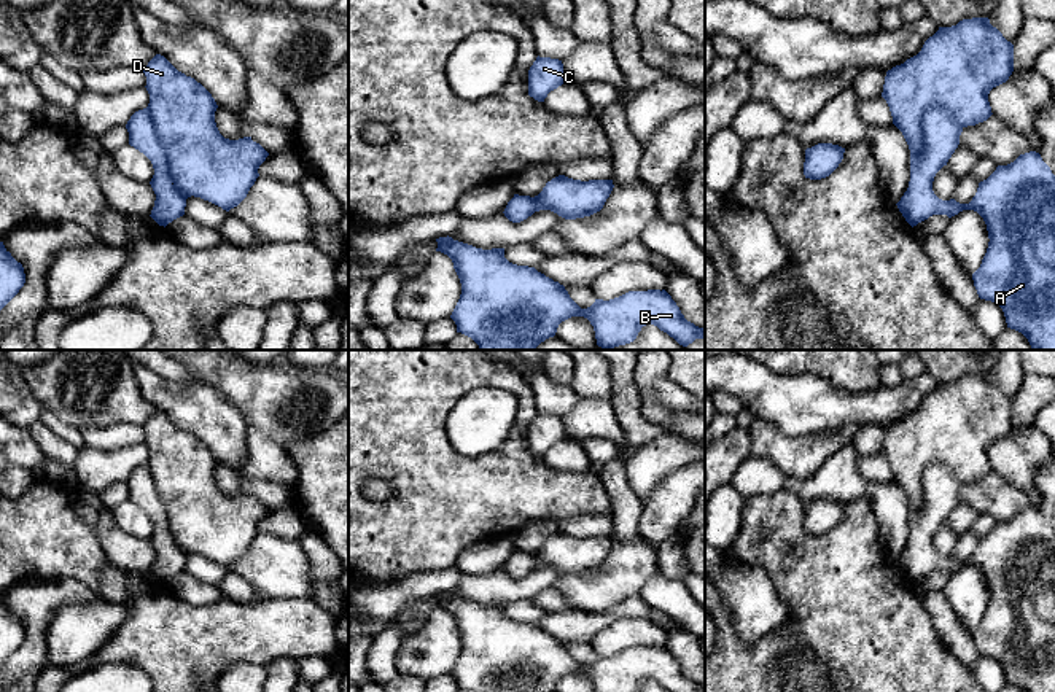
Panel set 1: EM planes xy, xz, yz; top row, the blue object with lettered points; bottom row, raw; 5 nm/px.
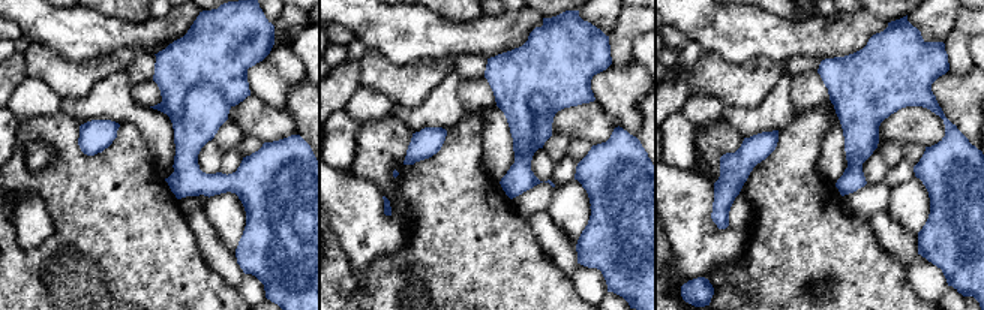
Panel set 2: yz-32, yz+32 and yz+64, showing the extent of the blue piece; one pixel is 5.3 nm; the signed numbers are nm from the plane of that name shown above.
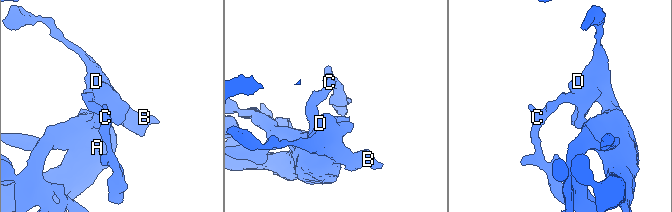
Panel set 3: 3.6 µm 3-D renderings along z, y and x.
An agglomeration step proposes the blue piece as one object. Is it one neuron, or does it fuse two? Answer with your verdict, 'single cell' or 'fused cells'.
single cell

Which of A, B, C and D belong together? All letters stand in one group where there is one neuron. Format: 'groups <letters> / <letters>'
groups A B C D

